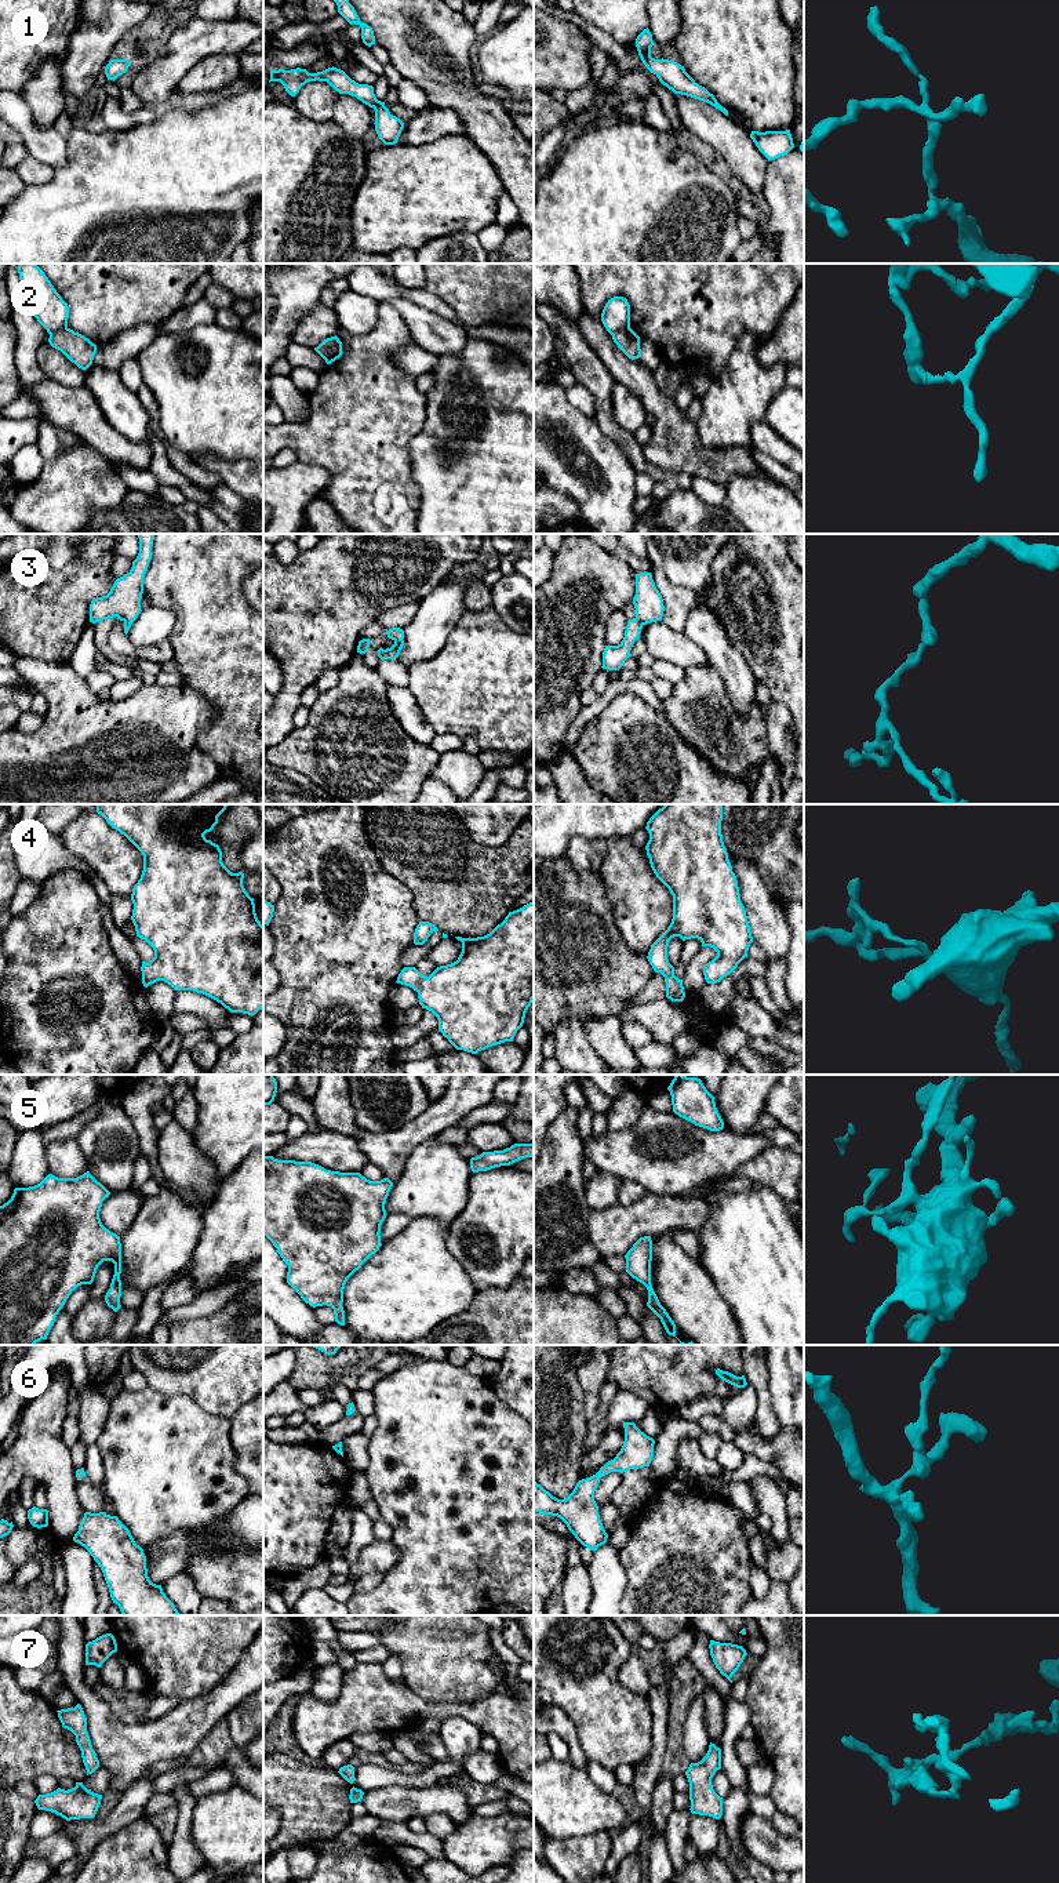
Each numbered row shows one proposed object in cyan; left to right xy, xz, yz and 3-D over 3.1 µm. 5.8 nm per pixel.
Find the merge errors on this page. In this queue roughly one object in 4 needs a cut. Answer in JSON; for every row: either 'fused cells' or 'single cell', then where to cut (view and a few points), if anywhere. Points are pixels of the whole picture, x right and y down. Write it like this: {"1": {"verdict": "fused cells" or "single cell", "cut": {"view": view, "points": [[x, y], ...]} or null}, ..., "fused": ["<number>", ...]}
{"1": {"verdict": "single cell", "cut": null}, "2": {"verdict": "fused cells", "cut": {"view": "yz", "points": [[629, 327], [619, 329], [611, 334]]}}, "3": {"verdict": "single cell", "cut": null}, "4": {"verdict": "single cell", "cut": null}, "5": {"verdict": "single cell", "cut": null}, "6": {"verdict": "single cell", "cut": null}, "7": {"verdict": "single cell", "cut": null}, "fused": ["2"]}

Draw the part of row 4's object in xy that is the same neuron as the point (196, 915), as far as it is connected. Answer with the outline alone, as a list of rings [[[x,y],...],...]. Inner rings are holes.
[[[97,804],[97,813],[101,814],[113,829],[124,835],[143,855],[143,870],[142,870],[141,879],[134,886],[132,894],[131,894],[131,901],[134,904],[131,920],[135,926],[137,937],[145,939],[154,950],[154,957],[149,963],[142,962],[141,971],[142,971],[143,986],[148,988],[149,985],[157,981],[164,981],[168,985],[171,985],[175,990],[182,989],[182,990],[193,990],[197,993],[203,993],[216,1000],[218,1003],[221,1003],[230,1013],[243,1013],[243,1014],[248,1014],[252,1017],[259,1010],[263,1008],[263,926],[256,917],[254,898],[248,895],[248,893],[245,891],[243,886],[244,873],[243,872],[232,873],[222,862],[222,851],[219,846],[212,843],[211,840],[207,840],[204,836],[207,832],[211,832],[214,829],[214,826],[218,824],[218,817],[226,810],[228,806],[229,804]]]

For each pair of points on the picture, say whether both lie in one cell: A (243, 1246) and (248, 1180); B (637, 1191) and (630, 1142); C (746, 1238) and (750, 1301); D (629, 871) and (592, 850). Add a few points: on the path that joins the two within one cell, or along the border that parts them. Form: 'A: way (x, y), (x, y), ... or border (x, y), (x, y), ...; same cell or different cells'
A: way (247, 1229), (248, 1196); same cell
B: border (621, 1177), (637, 1181), (647, 1191); different cells
C: way (750, 1253), (750, 1286); same cell
D: border (610, 842), (610, 849), (599, 872); different cells

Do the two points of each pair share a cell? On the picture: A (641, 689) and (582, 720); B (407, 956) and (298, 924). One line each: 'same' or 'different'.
A: same
B: different

